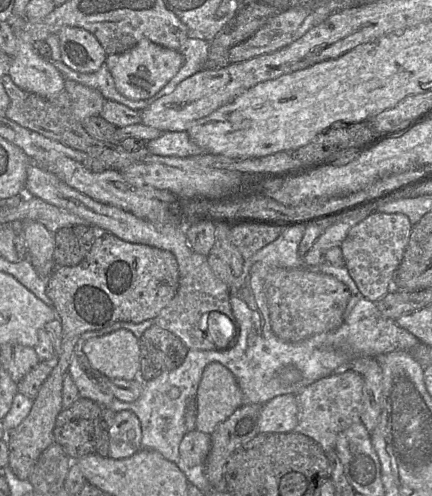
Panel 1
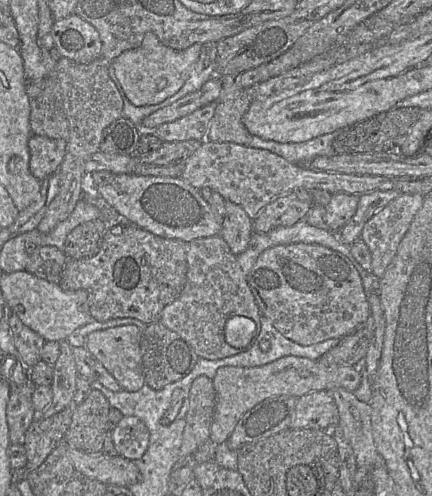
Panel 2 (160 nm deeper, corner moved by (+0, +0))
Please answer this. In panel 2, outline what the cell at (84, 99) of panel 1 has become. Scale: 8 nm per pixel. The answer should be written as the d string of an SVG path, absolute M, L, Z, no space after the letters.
M103 56L89 63L78 63L63 57L57 62L54 74L61 88L70 136L65 158L57 170L60 190L36 228L40 233L50 233L69 217L82 199L85 179L88 178L85 162L91 155L100 151L103 130L116 119L123 117L122 97L108 73L111 62Z

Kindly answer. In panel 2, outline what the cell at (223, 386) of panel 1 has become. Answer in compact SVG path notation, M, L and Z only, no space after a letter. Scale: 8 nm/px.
M285 356L257 367L222 366L212 379L216 394L215 409L210 427L210 440L225 443L240 418L261 401L280 395L301 397L313 391L333 391L344 388L355 391L361 382L361 373L354 366L326 367L318 360Z

